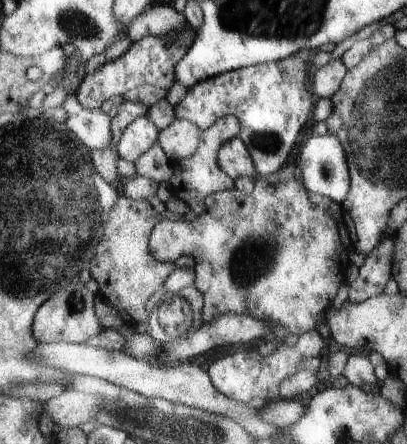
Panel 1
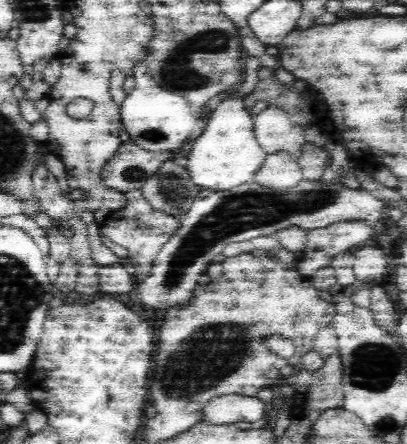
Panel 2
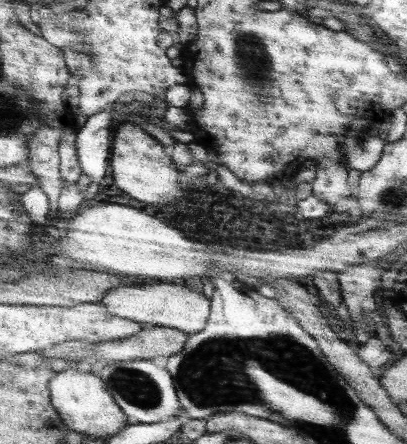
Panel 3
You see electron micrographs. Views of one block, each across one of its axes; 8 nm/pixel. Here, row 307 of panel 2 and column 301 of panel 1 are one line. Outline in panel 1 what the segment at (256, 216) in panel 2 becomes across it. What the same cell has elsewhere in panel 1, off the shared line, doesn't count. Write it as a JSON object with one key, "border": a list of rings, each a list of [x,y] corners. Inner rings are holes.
{"border":[[[325,134],[325,136],[313,136],[307,142],[303,142],[299,146],[299,168],[301,168],[301,176],[303,176],[303,184],[305,188],[313,194],[321,194],[331,198],[333,202],[343,202],[345,196],[349,194],[351,188],[351,178],[349,178],[349,160],[345,154],[345,144],[341,142],[341,138],[333,136],[333,134]]]}

